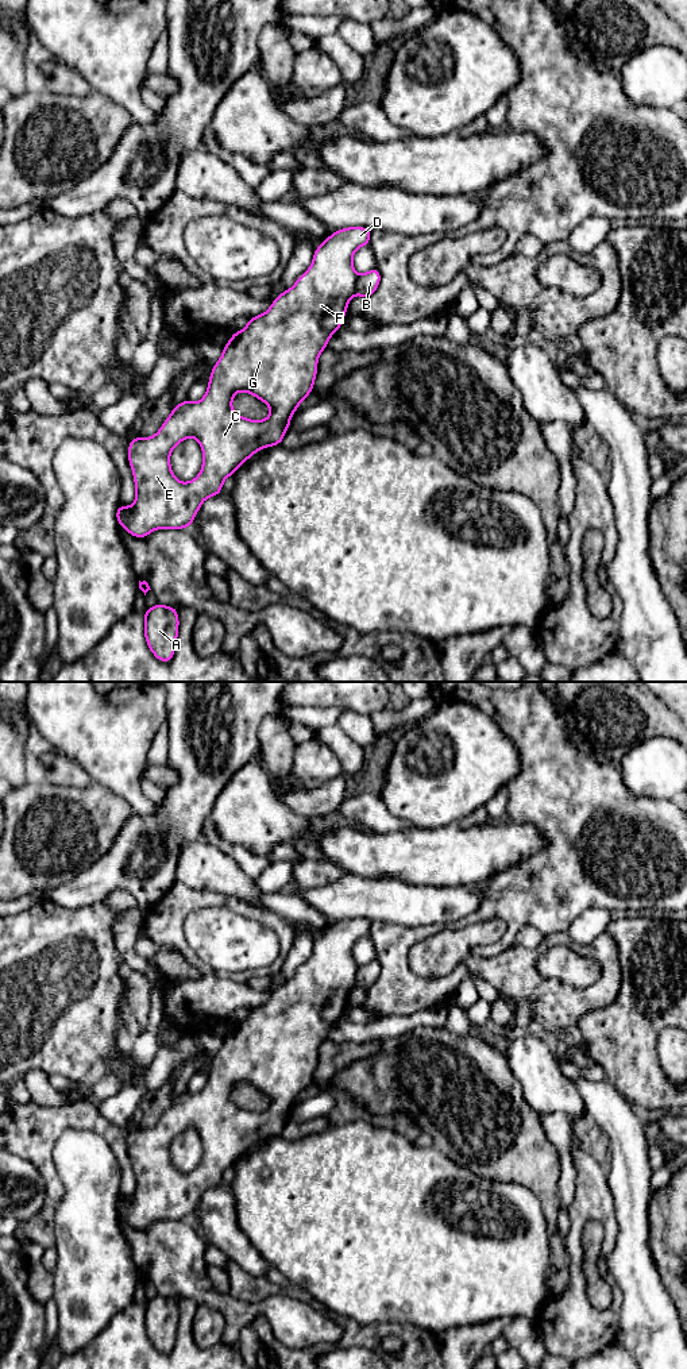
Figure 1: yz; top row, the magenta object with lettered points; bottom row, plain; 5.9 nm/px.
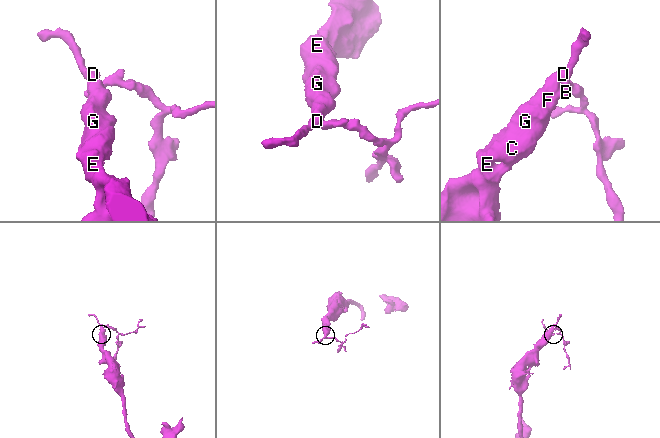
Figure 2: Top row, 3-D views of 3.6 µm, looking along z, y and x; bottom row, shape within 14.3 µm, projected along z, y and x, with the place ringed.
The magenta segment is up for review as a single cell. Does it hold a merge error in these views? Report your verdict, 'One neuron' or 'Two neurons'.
Two neurons

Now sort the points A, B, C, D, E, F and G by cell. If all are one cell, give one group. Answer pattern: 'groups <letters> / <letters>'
groups A C D E F G / B

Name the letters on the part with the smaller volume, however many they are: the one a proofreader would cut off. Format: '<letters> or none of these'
B

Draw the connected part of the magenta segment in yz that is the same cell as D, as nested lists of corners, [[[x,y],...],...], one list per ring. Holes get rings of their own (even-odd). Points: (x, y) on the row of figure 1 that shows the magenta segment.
[[[347,227],[336,230],[325,238],[313,252],[309,269],[301,274],[294,285],[282,292],[270,308],[252,319],[247,325],[231,335],[223,347],[220,359],[213,365],[205,396],[198,402],[188,398],[173,408],[170,416],[163,421],[159,431],[150,437],[136,436],[128,441],[128,463],[132,470],[136,497],[131,506],[117,505],[116,520],[134,537],[144,539],[158,529],[185,529],[192,525],[202,502],[213,495],[221,494],[224,481],[259,450],[278,446],[290,427],[290,419],[300,404],[312,393],[317,375],[317,362],[324,348],[328,347],[331,336],[343,325],[343,317],[348,313],[347,306],[355,296],[358,274],[352,257],[362,246],[370,246],[370,228]],[[239,392],[263,401],[269,408],[265,420],[250,420],[239,416],[232,409],[233,396]],[[194,437],[202,450],[202,464],[200,474],[189,481],[181,482],[175,478],[170,455],[174,447],[185,439]]]

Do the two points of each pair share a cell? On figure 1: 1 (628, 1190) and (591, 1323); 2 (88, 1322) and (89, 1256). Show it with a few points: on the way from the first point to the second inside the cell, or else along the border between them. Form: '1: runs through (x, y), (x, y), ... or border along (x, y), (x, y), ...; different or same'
1: border along (618, 1227), (614, 1248), (606, 1257); different
2: runs through (91, 1306), (91, 1272); same

